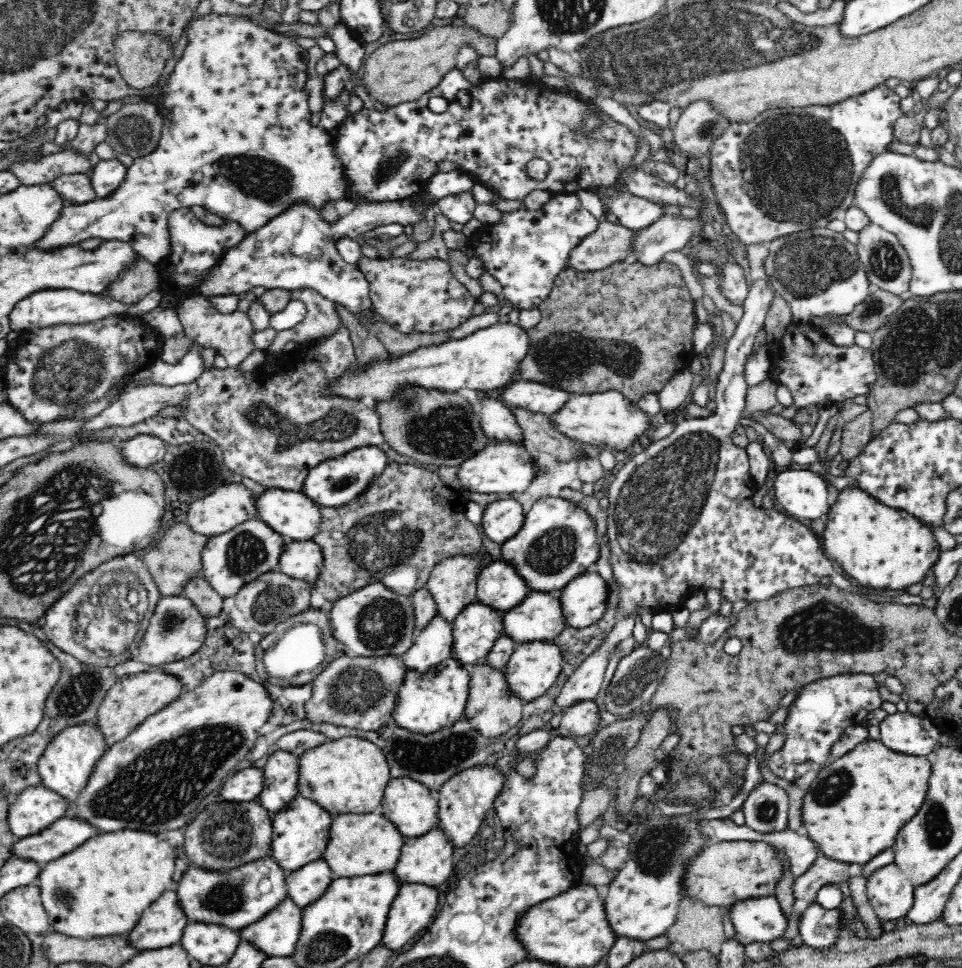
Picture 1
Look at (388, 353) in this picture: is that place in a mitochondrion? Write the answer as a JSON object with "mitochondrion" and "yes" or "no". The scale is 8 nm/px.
{"mitochondrion":"no"}

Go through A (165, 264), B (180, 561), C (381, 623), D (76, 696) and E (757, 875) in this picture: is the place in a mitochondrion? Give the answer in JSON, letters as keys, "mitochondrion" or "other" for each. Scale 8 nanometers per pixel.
{"A":"other","B":"other","C":"mitochondrion","D":"mitochondrion","E":"other"}

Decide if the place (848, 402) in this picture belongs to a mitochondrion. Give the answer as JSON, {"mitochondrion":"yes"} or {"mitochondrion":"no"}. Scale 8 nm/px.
{"mitochondrion":"no"}

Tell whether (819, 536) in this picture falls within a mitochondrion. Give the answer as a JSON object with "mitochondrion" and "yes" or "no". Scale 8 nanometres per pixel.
{"mitochondrion":"no"}

